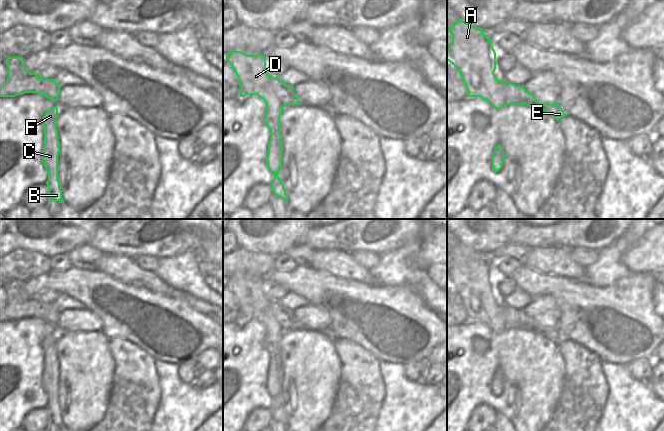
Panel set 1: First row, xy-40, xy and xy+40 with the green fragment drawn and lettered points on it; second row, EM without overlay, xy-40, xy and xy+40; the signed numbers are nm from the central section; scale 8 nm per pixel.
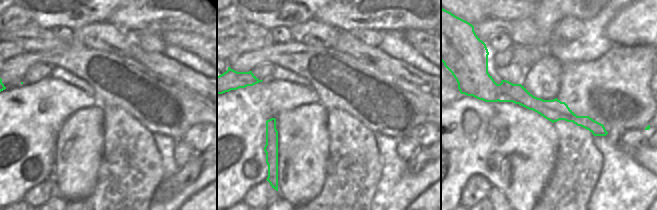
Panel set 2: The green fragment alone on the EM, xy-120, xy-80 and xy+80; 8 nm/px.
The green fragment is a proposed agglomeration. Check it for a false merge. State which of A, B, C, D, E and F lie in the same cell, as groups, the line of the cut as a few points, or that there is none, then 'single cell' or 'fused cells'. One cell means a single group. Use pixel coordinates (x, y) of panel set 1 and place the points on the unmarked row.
A B C D F / E; cut in xy along (269, 300), (266, 311), (275, 318), (284, 330); fused cells

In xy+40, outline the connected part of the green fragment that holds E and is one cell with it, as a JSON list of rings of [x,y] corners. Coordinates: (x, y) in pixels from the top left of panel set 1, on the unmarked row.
[[[506,304],[501,305],[504,312],[508,329],[525,329],[541,333],[559,345],[566,340],[558,327],[539,327],[534,319],[529,317],[523,310],[509,307]]]

